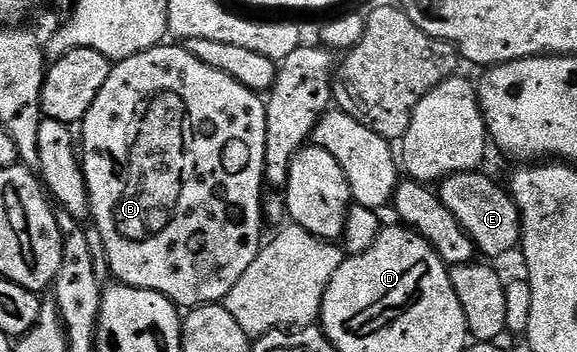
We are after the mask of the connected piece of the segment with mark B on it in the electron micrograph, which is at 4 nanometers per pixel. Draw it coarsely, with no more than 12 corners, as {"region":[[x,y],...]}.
{"region":[[178,43],[80,123],[110,272],[189,311],[262,250],[266,102]]}

